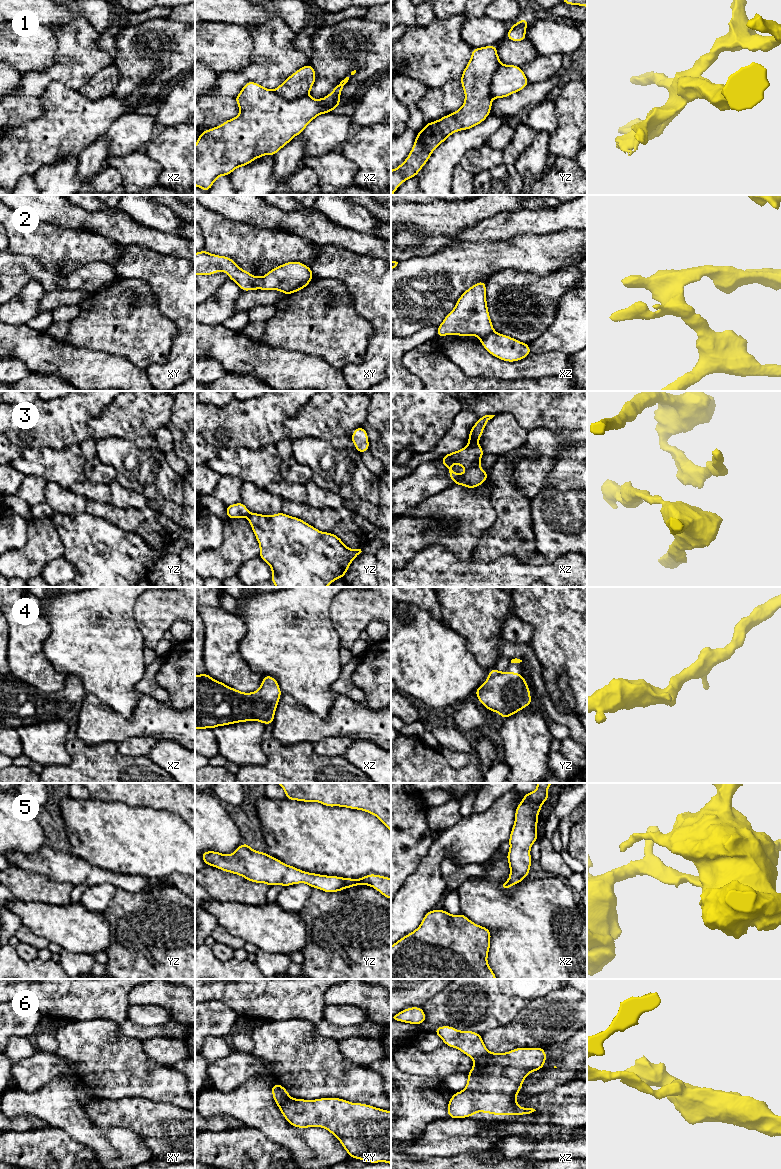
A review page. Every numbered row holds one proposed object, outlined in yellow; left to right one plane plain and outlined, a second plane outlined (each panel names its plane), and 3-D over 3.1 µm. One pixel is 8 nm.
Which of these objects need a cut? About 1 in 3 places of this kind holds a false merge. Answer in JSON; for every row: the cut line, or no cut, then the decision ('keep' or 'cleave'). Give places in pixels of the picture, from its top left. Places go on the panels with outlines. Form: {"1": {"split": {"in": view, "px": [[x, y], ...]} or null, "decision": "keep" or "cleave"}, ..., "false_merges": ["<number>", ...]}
{"1": {"split": {"in": "xz", "px": [[274, 90], [286, 99], [301, 98], [308, 95]]}, "decision": "cleave"}, "2": {"split": {"in": "xy", "px": [[310, 279], [298, 285], [292, 292]]}, "decision": "cleave"}, "3": {"split": {"in": "xz", "px": [[468, 444], [477, 445]]}, "decision": "cleave"}, "4": {"split": null, "decision": "keep"}, "5": {"split": null, "decision": "keep"}, "6": {"split": {"in": "xz", "px": [[487, 1050], [474, 1061]]}, "decision": "cleave"}, "false_merges": ["1", "2", "3", "6"]}

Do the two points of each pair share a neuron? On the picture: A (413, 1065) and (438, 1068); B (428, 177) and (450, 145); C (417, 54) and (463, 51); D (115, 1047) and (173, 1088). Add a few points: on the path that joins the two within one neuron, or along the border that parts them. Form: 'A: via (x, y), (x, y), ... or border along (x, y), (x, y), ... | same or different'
A: via (419, 1065), (432, 1065) | same
B: via (436, 169), (449, 153) | same
C: via (428, 54), (452, 53) | same
D: via (129, 1061), (147, 1079), (159, 1083) | same

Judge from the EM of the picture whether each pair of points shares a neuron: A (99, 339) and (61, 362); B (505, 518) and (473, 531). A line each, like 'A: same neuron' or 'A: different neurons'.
A: different neurons
B: different neurons

